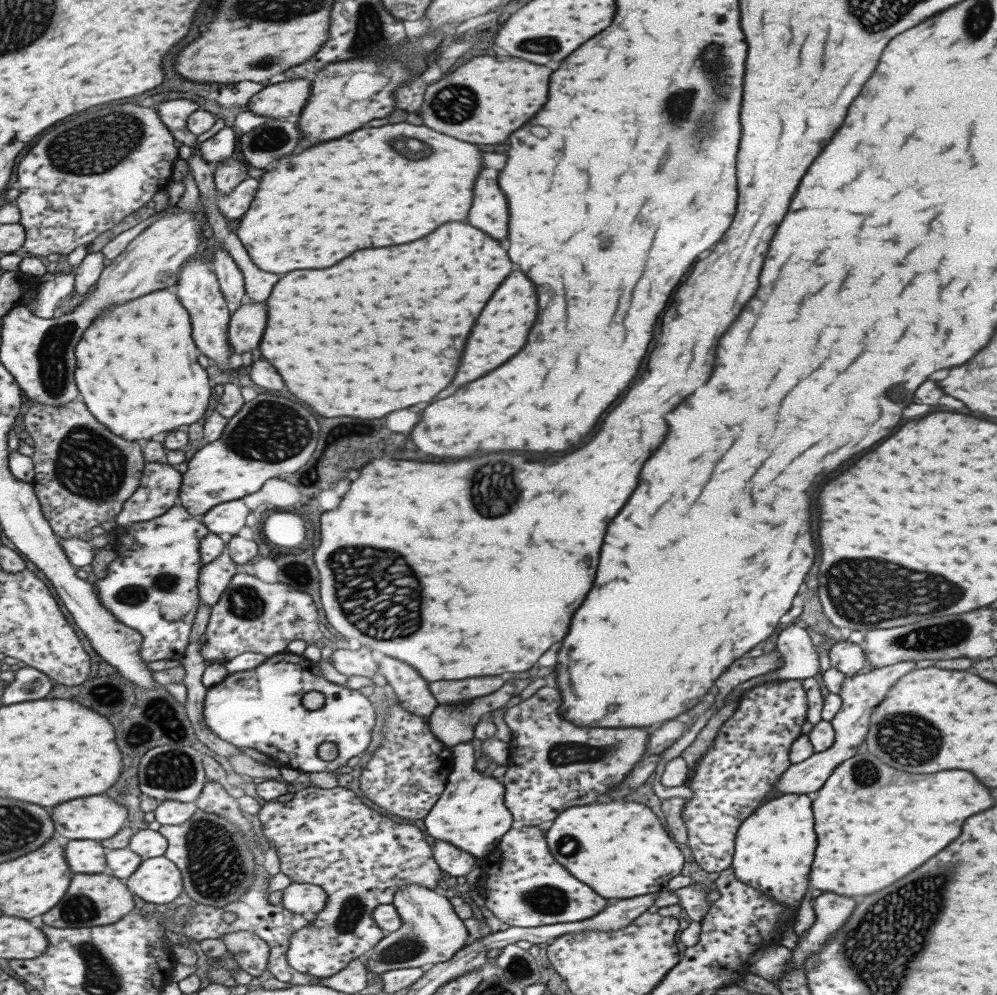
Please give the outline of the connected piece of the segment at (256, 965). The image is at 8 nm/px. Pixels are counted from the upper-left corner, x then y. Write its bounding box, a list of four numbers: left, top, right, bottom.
[220,930,270,978]

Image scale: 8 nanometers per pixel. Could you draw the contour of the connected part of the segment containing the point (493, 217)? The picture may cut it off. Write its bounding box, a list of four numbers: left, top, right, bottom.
[467,168,507,240]

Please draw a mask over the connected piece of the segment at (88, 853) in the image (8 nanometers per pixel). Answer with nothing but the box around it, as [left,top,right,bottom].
[63,840,106,874]

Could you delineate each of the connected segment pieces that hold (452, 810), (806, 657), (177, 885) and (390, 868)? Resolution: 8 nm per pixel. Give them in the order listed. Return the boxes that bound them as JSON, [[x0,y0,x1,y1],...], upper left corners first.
[[423,742,514,860],[738,623,819,692],[123,855,183,904],[257,786,442,978]]

